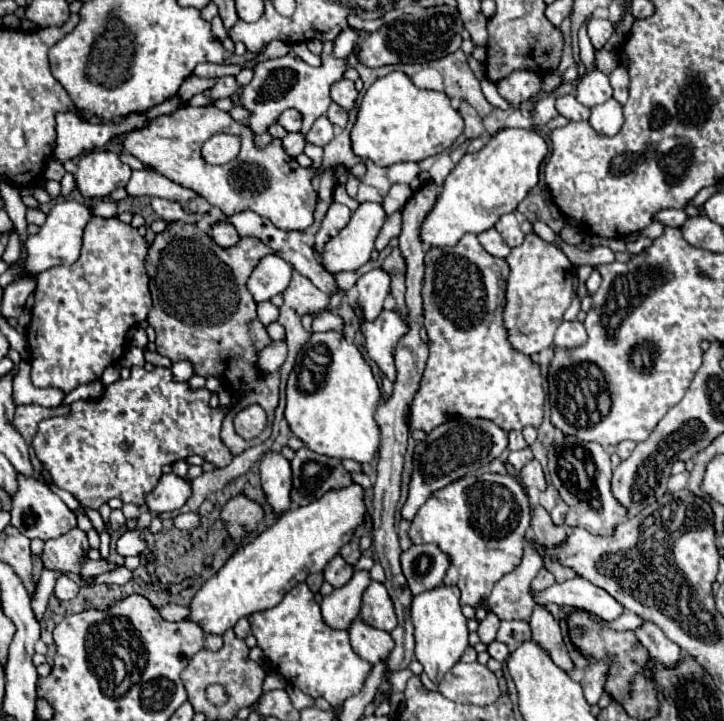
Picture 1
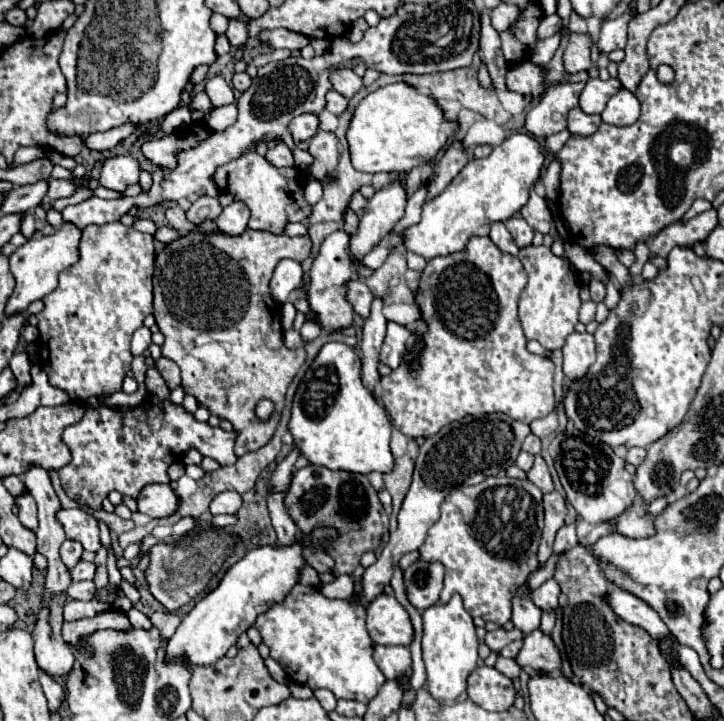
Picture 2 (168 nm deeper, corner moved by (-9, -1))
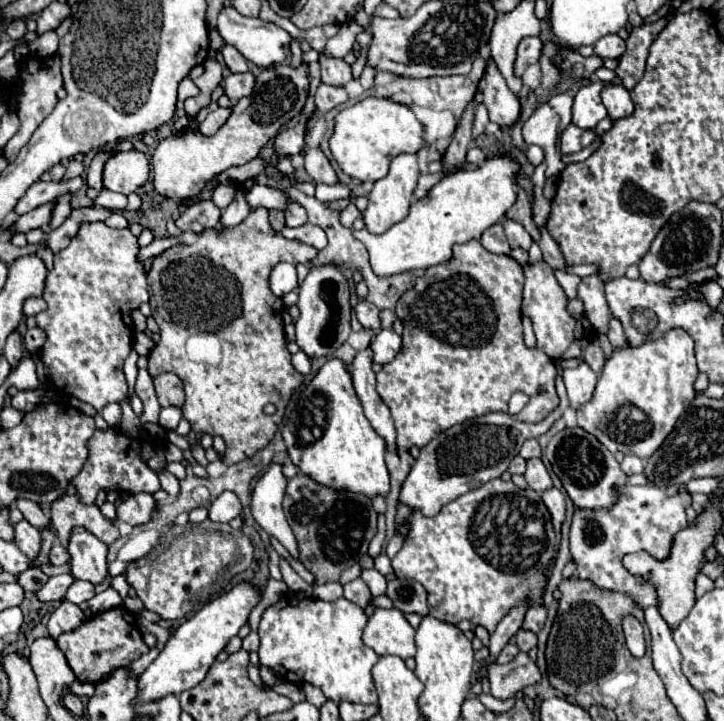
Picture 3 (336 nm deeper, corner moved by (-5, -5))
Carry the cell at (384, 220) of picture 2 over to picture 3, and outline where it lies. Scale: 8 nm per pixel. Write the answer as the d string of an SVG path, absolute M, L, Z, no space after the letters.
M402 153L402 155L396 155L392 159L388 175L384 179L376 181L372 191L370 191L370 195L368 195L368 209L362 213L368 231L384 233L386 229L390 229L392 225L400 223L408 215L418 175L420 173L418 173L418 155L416 153Z

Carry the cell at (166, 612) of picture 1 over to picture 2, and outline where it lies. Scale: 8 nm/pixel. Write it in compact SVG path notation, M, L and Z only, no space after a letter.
M156 611L150 615L150 621L164 635L164 639L170 639L180 623L180 615L172 613L172 611Z

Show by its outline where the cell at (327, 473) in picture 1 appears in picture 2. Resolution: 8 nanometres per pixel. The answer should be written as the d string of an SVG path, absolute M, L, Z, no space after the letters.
M306 465L292 477L286 507L300 531L308 533L312 527L328 525L340 531L338 539L326 543L328 555L336 561L334 575L352 575L360 565L360 557L366 551L376 551L380 537L388 531L388 513L384 511L376 489L370 485L366 475L350 471L332 471L318 465Z

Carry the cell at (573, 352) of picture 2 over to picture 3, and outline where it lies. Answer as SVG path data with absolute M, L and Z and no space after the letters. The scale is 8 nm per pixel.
M580 363L580 367L576 367L576 369L564 371L562 379L564 379L566 391L568 391L570 407L574 411L592 399L598 379L596 379L596 373L586 363Z

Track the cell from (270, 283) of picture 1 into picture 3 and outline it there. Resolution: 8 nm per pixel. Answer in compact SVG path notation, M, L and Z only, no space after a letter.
M278 263L270 273L270 289L276 297L284 297L286 293L298 287L296 267L290 263Z

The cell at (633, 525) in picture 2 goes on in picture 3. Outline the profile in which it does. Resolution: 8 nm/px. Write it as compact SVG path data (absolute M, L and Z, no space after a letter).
M622 485L616 489L616 503L608 509L576 509L570 527L570 553L576 563L576 577L588 579L600 589L624 591L640 603L640 607L658 605L656 587L642 575L632 575L624 565L622 557L636 551L646 551L658 561L668 559L674 535L688 527L686 509L692 505L690 493L678 493L668 497L656 485Z

